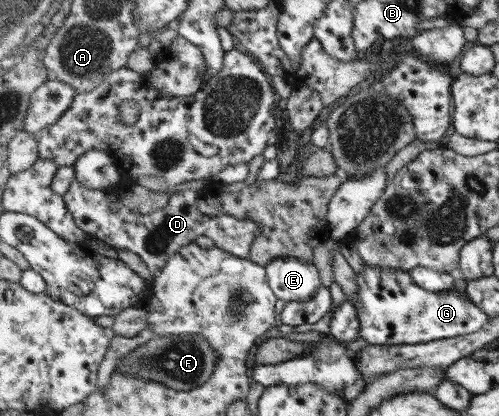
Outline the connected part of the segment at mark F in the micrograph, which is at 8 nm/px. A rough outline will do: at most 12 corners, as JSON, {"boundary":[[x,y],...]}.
{"boundary":[[192,334],[155,337],[116,371],[179,391],[208,382],[218,355]]}

